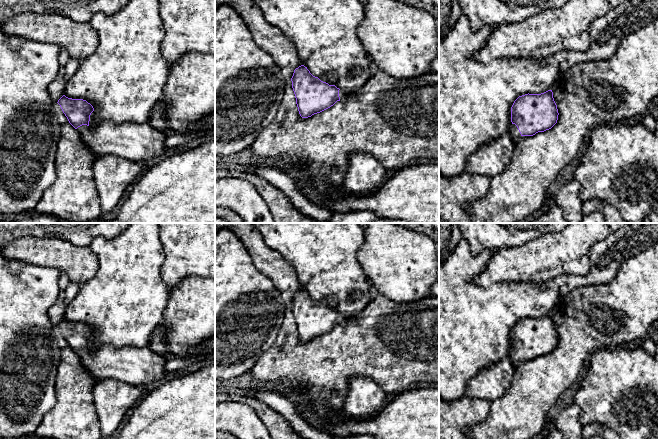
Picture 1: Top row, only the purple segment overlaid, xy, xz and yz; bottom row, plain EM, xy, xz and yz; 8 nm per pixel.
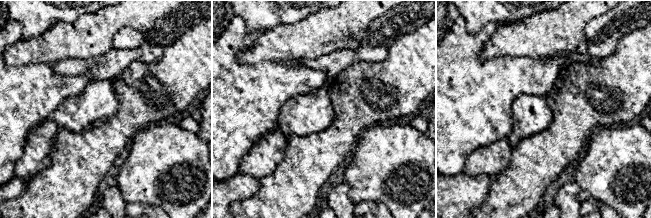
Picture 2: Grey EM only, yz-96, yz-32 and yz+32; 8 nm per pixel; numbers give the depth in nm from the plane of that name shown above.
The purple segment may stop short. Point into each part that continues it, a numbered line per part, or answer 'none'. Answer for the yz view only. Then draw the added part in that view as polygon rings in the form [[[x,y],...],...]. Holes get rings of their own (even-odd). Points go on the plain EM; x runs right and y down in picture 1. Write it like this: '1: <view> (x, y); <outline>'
1: yz (514, 356); [[[511,348],[509,357],[512,361],[512,365],[514,367],[517,367],[521,361],[521,358],[520,358],[520,356],[515,348]]]

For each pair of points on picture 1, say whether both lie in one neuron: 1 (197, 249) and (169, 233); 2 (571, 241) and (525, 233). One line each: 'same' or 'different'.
1: same
2: different

